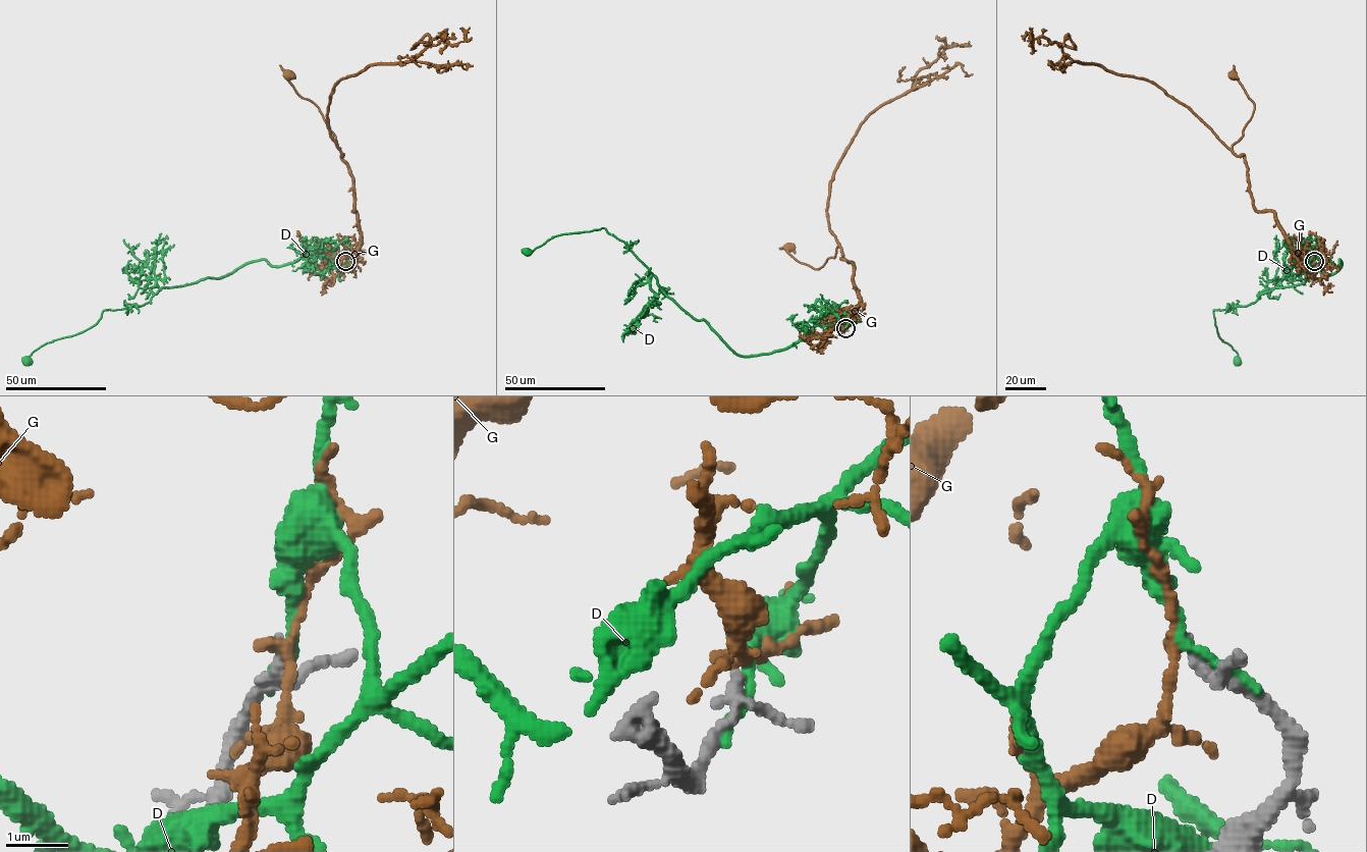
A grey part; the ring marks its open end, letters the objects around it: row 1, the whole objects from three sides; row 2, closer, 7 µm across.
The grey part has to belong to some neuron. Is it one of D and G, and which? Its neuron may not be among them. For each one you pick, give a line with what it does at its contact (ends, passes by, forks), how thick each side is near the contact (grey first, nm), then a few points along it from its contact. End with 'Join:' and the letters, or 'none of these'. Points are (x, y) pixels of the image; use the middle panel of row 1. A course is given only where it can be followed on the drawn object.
Join: none of these

